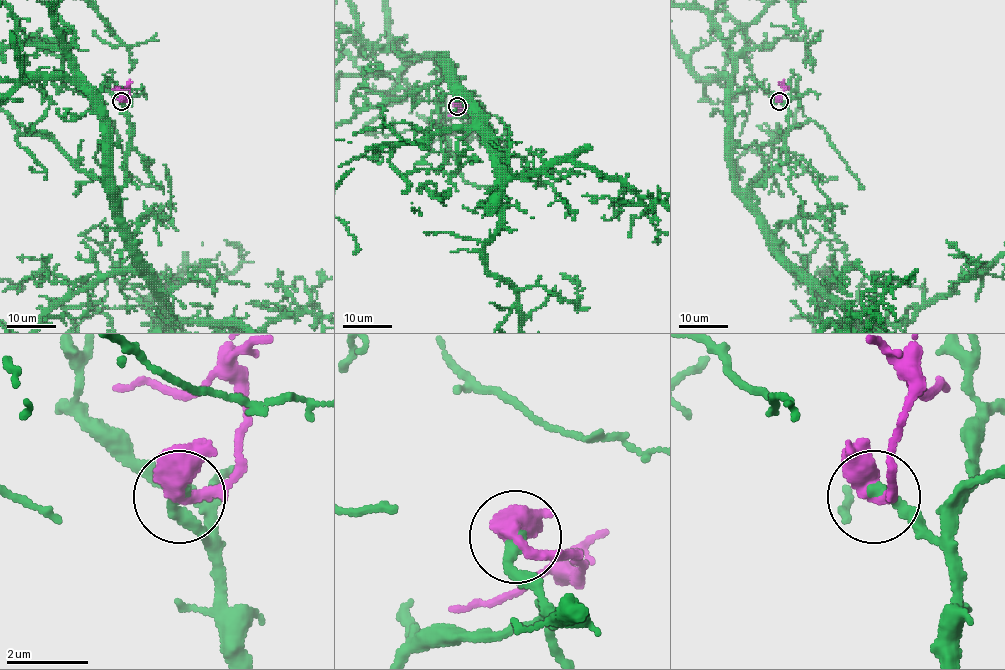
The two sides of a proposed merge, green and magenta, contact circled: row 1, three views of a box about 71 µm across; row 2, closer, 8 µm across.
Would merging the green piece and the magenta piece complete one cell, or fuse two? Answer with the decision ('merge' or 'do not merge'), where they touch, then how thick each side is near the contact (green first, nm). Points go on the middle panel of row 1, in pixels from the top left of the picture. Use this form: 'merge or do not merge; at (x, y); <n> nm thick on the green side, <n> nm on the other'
do not merge; at (457, 106); 340 nm thick on the green side, 420 nm on the other

